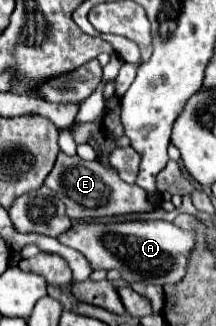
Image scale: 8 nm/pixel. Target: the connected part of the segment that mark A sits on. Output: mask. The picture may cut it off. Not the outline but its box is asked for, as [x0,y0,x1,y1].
[57,220,195,284]

